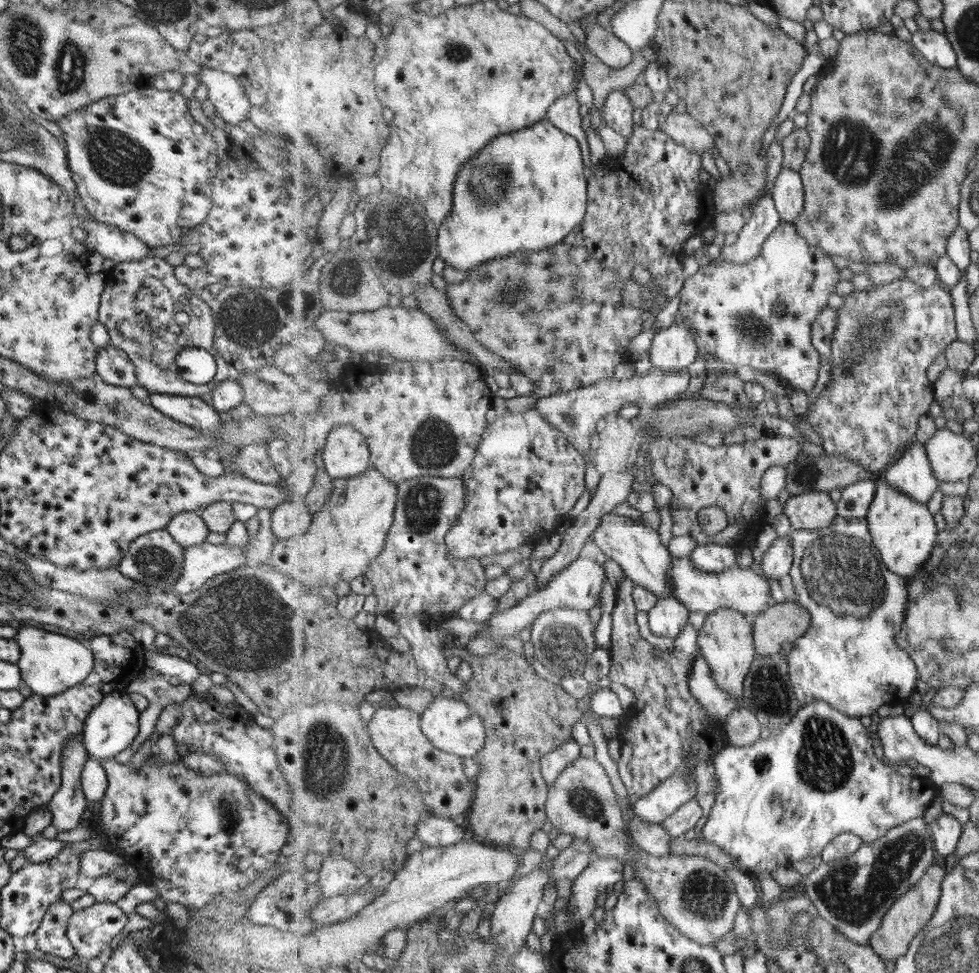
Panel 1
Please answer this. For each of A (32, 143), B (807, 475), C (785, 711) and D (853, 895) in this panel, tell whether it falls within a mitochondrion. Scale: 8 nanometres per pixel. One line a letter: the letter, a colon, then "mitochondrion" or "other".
A: mitochondrion
B: mitochondrion
C: mitochondrion
D: mitochondrion

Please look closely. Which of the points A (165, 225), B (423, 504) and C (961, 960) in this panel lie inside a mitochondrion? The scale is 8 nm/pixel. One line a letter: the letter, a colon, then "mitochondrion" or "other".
A: other
B: mitochondrion
C: mitochondrion

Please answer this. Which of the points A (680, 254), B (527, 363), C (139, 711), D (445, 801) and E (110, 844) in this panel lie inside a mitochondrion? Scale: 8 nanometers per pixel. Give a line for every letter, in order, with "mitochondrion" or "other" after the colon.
A: other
B: other
C: other
D: other
E: other

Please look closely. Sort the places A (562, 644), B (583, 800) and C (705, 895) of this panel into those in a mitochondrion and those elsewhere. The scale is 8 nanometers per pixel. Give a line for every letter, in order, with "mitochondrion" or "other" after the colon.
A: mitochondrion
B: mitochondrion
C: mitochondrion

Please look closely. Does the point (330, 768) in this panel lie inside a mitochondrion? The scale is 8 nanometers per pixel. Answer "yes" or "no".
yes

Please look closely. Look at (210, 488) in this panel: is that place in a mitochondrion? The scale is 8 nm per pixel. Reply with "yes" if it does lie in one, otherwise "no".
no

